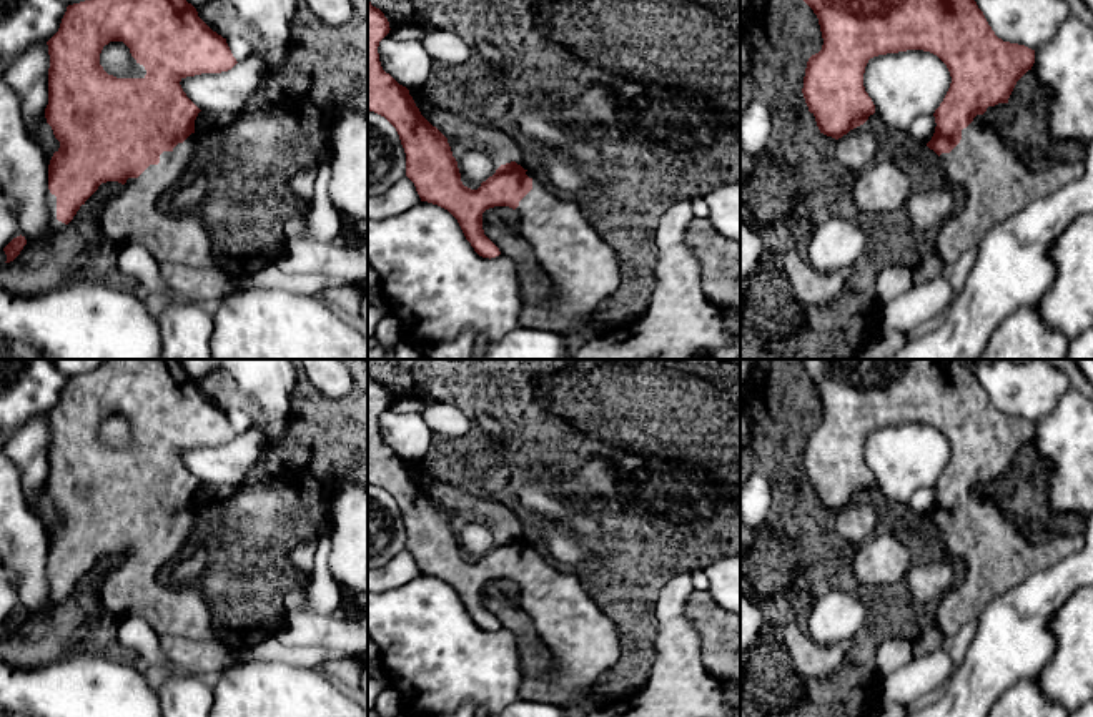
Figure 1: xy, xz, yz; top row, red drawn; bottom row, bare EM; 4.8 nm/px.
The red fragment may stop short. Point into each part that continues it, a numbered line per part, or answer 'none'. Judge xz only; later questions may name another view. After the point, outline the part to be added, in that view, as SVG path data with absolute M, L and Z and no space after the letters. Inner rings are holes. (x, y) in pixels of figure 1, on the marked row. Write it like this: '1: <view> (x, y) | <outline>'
1: xz (583, 270) | M532 171L526 175L532 190L516 211L529 250L551 284L542 303L522 303L521 324L566 334L579 329L619 288L619 258L576 201L557 200Z

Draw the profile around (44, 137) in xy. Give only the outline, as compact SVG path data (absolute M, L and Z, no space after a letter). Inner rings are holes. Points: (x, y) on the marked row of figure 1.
M45 111L35 120L33 141L43 151L47 165L50 165L53 153L60 148L60 141L47 123Z

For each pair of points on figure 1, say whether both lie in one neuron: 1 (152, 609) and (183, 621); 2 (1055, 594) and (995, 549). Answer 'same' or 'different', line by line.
1: same
2: different

